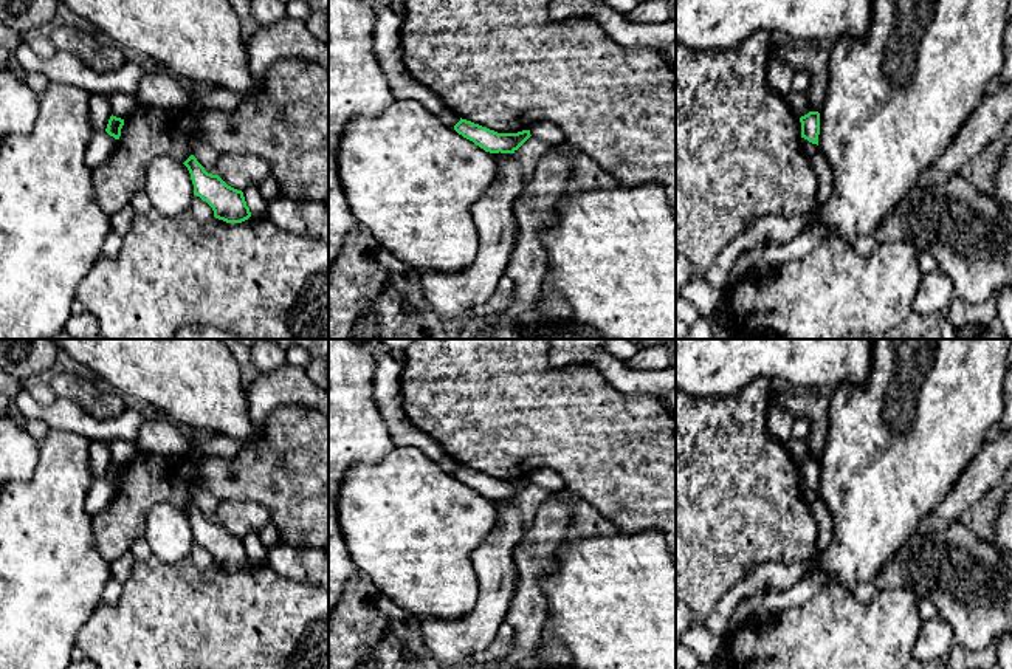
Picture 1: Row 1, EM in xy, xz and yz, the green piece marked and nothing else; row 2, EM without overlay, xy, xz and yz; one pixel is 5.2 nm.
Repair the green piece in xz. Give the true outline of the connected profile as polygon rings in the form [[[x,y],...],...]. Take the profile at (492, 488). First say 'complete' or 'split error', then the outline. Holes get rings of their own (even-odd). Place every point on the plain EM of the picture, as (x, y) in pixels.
complete; [[[462,465],[454,477],[490,500],[515,500],[532,483],[530,477],[497,480]]]

